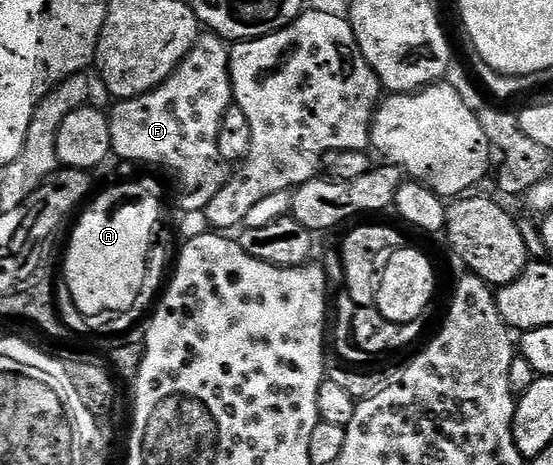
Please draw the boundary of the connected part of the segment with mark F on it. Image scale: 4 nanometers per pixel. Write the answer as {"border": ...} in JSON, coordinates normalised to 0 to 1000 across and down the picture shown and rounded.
{"border":[[[383,73],[358,75],[349,105],[331,125],[331,133],[297,172],[278,198],[246,206],[235,215],[213,215],[195,243],[201,271],[203,333],[219,344],[242,344],[248,353],[286,353],[291,361],[307,361],[327,394],[327,415],[320,439],[329,458],[369,456],[374,434],[403,409],[418,370],[407,342],[396,331],[396,271],[403,245],[421,224],[421,187],[414,157],[416,97],[398,77]]]}

